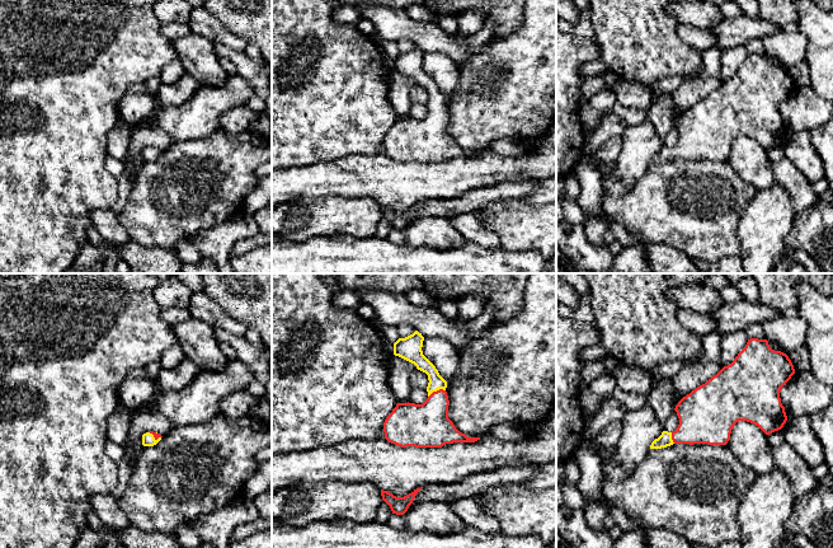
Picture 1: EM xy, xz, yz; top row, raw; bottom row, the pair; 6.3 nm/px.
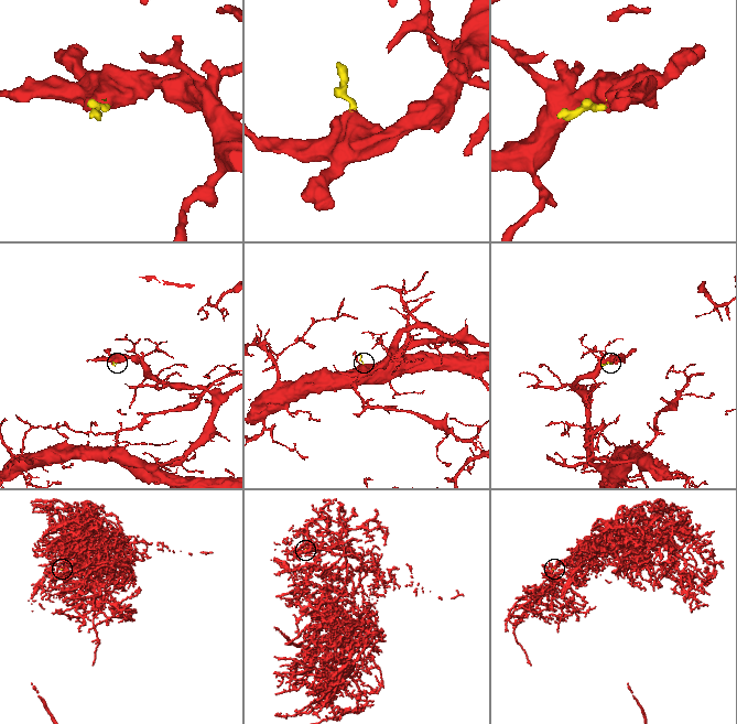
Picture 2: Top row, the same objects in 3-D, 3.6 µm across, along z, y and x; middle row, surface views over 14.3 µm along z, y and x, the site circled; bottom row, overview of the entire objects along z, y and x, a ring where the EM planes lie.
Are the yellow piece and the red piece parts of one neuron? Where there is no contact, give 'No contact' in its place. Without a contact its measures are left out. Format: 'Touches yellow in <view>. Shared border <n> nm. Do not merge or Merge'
Touches yellow in xz. Shared border 120 nm. Merge

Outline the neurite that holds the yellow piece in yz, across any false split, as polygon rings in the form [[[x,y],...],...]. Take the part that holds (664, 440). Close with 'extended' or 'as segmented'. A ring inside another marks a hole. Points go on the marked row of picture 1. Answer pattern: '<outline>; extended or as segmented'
[[[750,338],[734,361],[724,366],[705,384],[683,397],[674,411],[679,418],[676,431],[663,431],[650,449],[662,449],[673,444],[726,445],[738,421],[758,426],[766,435],[778,431],[787,421],[781,403],[781,388],[795,374],[789,356],[770,347],[767,339]]]; extended

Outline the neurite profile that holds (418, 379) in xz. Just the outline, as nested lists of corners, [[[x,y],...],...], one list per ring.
[[[418,369],[410,374],[409,380],[413,388],[419,389],[427,389],[429,383],[428,375]]]

